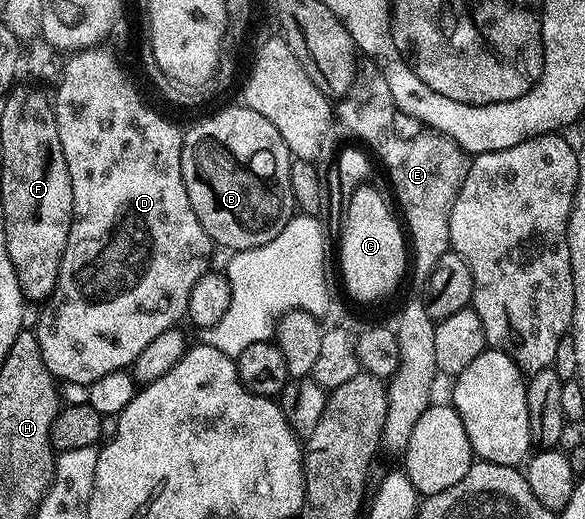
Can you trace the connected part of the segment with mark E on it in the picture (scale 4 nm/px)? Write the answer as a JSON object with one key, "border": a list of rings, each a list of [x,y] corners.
{"border":[[[372,62],[358,67],[351,86],[335,104],[339,124],[341,120],[342,126],[351,135],[358,136],[370,153],[377,152],[389,171],[389,180],[397,195],[396,207],[411,245],[411,280],[413,276],[417,286],[424,286],[429,281],[431,270],[435,270],[435,262],[450,251],[451,206],[455,206],[455,198],[459,198],[471,160],[465,149],[441,132],[430,131],[415,138],[399,138],[391,131],[394,111],[391,86],[387,86],[384,72]]]}

